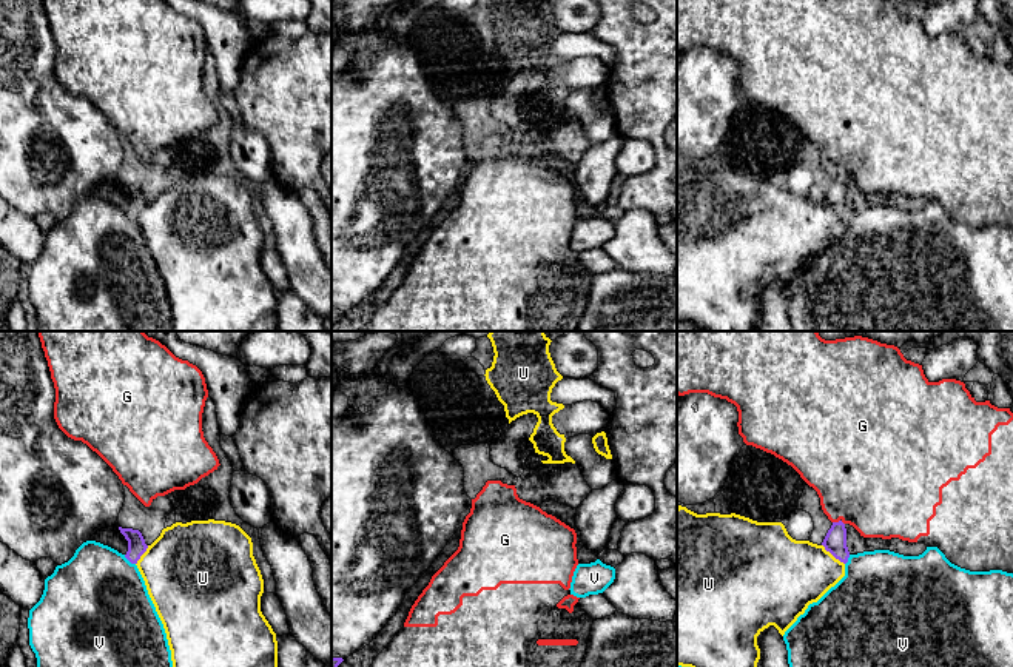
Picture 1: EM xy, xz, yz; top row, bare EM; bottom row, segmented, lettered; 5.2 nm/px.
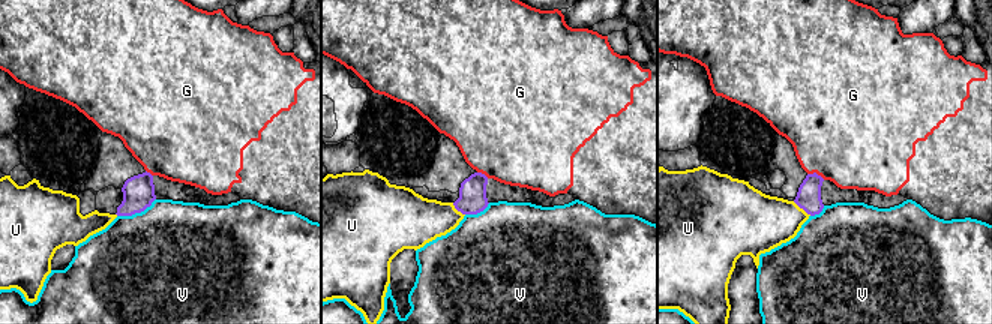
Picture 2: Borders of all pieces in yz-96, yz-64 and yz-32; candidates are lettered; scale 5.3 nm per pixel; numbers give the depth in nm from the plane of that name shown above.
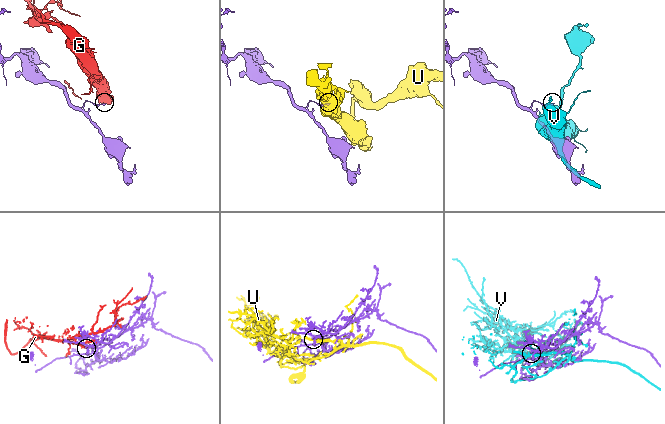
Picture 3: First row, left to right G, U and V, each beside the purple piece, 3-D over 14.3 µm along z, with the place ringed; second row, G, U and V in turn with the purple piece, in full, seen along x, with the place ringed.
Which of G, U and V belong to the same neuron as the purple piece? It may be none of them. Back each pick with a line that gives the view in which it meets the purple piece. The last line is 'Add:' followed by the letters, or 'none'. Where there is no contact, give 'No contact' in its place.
Add: none

